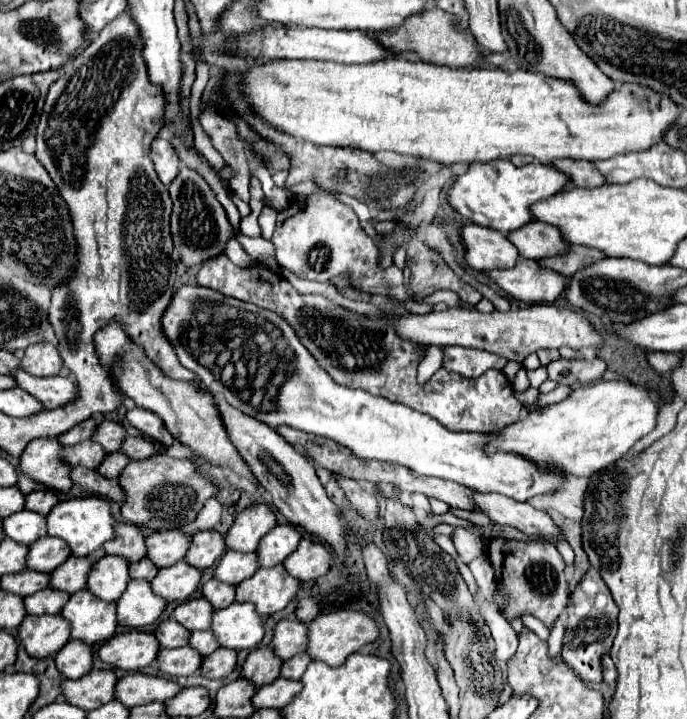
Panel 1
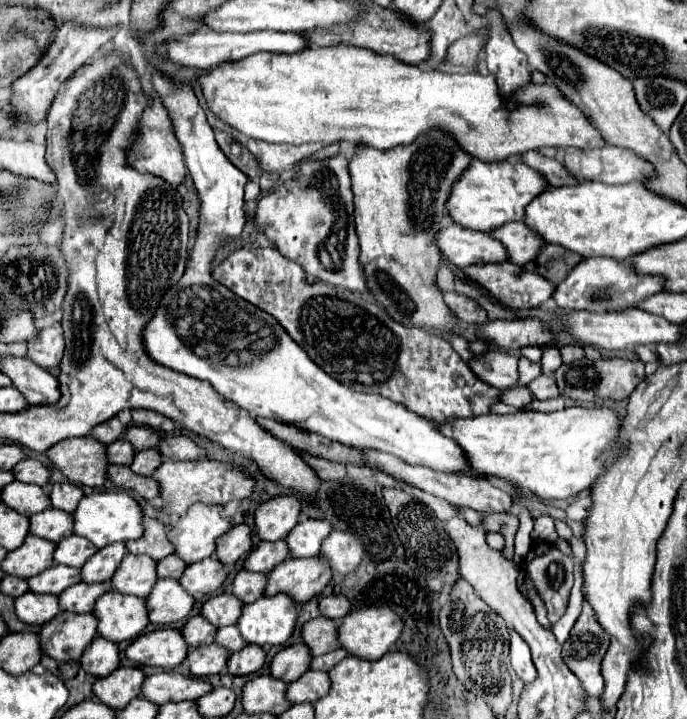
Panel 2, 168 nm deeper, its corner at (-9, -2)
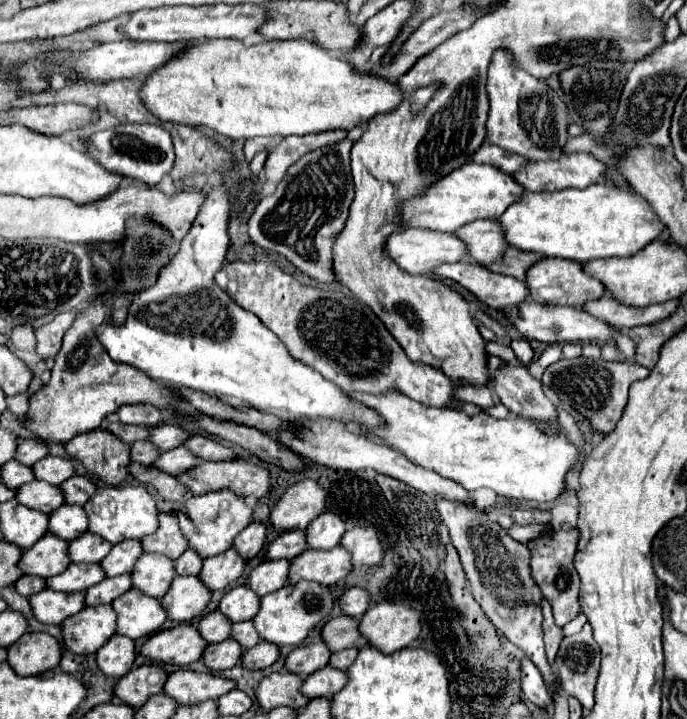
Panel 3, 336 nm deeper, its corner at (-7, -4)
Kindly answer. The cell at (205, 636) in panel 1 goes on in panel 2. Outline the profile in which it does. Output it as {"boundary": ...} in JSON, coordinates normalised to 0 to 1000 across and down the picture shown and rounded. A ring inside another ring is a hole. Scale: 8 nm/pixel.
{"boundary":[[[329,871],[329,873],[317,873],[311,893],[323,901],[329,901],[332,907],[346,907],[358,898],[358,893],[352,893],[352,885],[346,882],[344,871]]]}

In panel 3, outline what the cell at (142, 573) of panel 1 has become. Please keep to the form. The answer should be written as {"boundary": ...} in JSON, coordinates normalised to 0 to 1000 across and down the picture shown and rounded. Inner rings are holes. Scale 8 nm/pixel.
{"boundary":[[[274,762],[274,765],[256,779],[256,793],[259,793],[259,798],[285,798],[285,796],[294,793],[294,782],[297,782],[297,776],[291,776],[285,765]]]}

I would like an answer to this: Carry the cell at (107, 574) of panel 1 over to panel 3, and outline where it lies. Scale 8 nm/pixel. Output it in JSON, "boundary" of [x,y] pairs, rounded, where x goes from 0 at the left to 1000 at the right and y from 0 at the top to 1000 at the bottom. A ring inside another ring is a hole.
{"boundary":[[[210,771],[192,793],[195,818],[224,832],[239,829],[256,801],[259,798],[253,790],[253,779],[236,771]]]}

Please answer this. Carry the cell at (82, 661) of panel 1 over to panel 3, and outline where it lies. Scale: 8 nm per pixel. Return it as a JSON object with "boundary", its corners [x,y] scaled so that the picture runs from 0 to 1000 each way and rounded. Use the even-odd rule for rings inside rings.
{"boundary":[[[175,882],[163,885],[163,890],[157,890],[157,896],[151,896],[143,904],[143,915],[140,915],[146,932],[163,943],[178,943],[180,937],[186,937],[195,926],[195,918],[198,918],[195,890]]]}

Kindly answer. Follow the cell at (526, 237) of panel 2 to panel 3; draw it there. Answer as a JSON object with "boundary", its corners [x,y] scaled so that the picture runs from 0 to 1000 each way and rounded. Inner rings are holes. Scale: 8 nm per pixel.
{"boundary":[[[690,306],[687,312],[667,317],[661,325],[678,339],[681,356],[696,367],[728,362],[728,350],[739,342],[734,339],[734,328],[728,328],[728,312],[719,306]]]}

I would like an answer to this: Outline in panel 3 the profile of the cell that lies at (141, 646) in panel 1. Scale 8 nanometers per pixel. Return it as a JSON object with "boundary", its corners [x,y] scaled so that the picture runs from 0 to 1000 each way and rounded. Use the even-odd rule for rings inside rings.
{"boundary":[[[259,868],[245,876],[233,876],[221,882],[207,898],[207,910],[221,915],[224,921],[274,926],[294,915],[303,893],[291,885],[282,868]]]}

